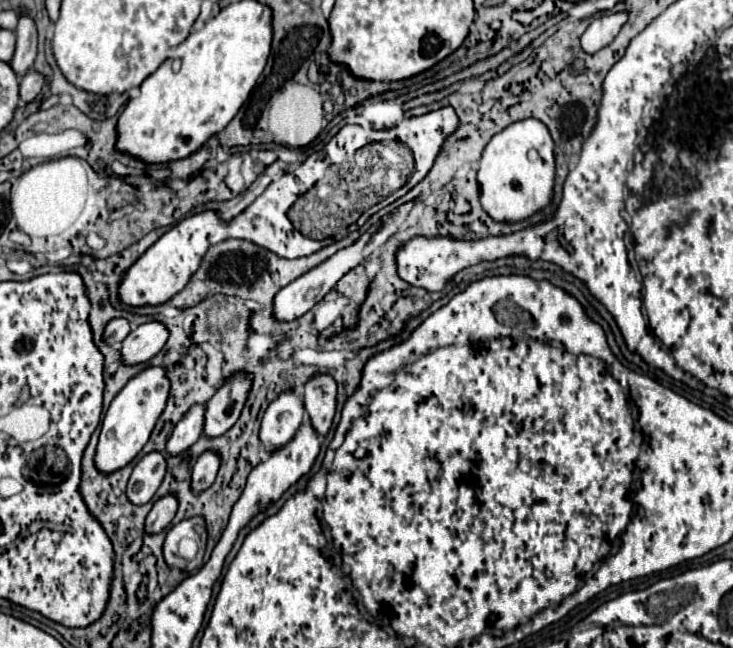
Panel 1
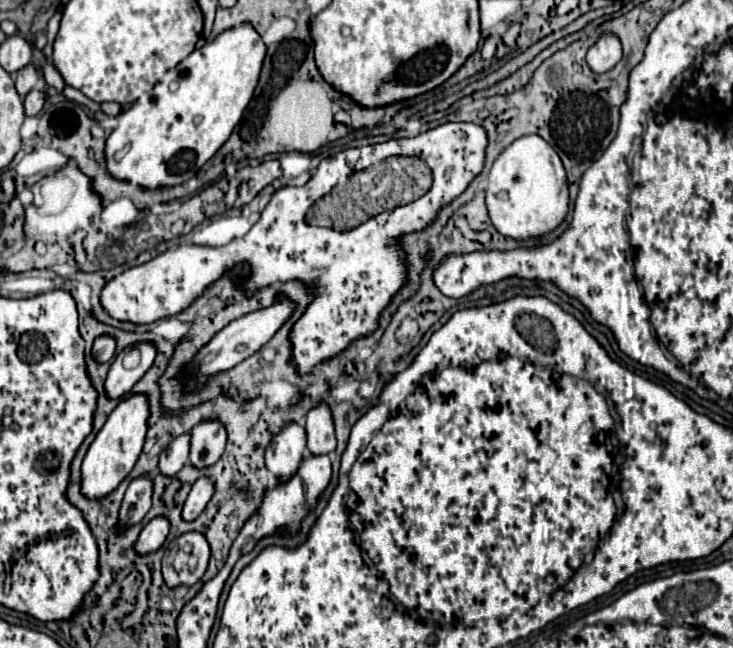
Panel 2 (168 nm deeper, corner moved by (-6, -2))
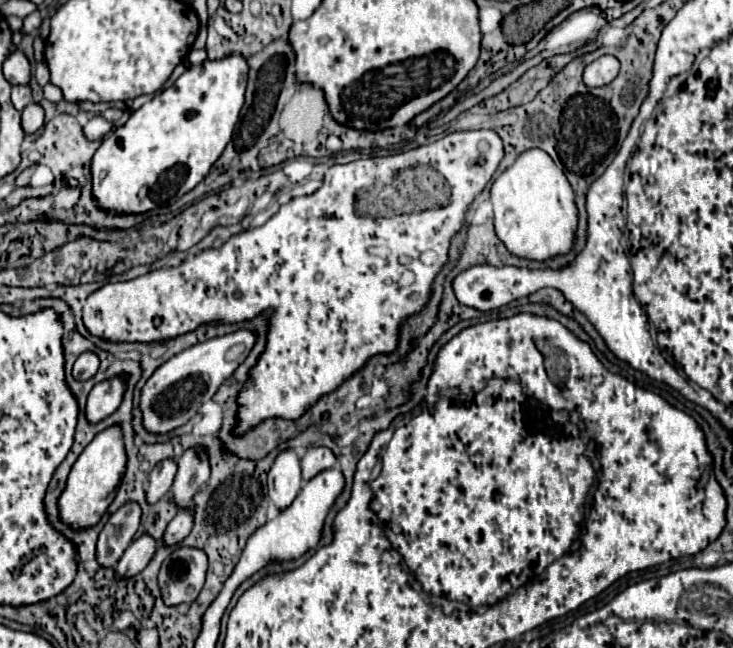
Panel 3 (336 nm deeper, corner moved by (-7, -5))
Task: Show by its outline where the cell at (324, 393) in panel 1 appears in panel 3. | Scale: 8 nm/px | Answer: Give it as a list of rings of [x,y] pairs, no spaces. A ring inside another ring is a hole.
[[[309,448],[301,460],[301,472],[303,472],[303,480],[311,480],[315,478],[319,472],[329,470],[337,464],[337,458],[333,456],[333,452],[329,448]]]

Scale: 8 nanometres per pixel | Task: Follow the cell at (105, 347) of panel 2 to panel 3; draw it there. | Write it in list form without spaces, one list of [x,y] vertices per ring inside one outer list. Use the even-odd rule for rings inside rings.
[[[85,352],[75,360],[71,374],[75,380],[89,380],[97,372],[97,368],[99,368],[99,358],[93,352]]]

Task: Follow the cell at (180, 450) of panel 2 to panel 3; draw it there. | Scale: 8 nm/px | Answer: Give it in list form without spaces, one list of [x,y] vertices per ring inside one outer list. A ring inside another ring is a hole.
[[[167,460],[167,462],[159,462],[159,466],[153,468],[153,472],[149,474],[149,488],[147,488],[147,502],[155,504],[159,502],[167,490],[171,488],[171,482],[175,478],[175,460]]]

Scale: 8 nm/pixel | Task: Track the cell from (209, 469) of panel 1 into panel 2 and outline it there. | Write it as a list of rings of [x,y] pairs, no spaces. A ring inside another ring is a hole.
[[[200,477],[194,485],[192,485],[192,491],[184,503],[184,509],[182,509],[182,517],[186,521],[194,521],[202,509],[208,505],[210,497],[214,495],[214,481],[210,477]]]

